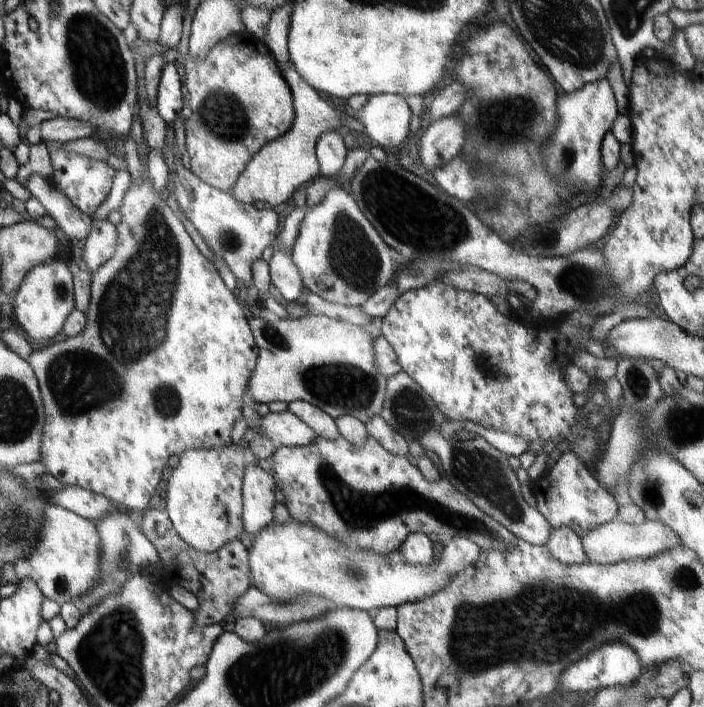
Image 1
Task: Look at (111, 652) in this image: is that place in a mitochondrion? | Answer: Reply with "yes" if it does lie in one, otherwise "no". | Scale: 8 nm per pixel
yes

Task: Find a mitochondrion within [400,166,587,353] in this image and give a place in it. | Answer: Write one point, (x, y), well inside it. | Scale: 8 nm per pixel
(456, 234)

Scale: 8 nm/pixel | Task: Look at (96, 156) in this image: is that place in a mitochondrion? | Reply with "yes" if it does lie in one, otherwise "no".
no

